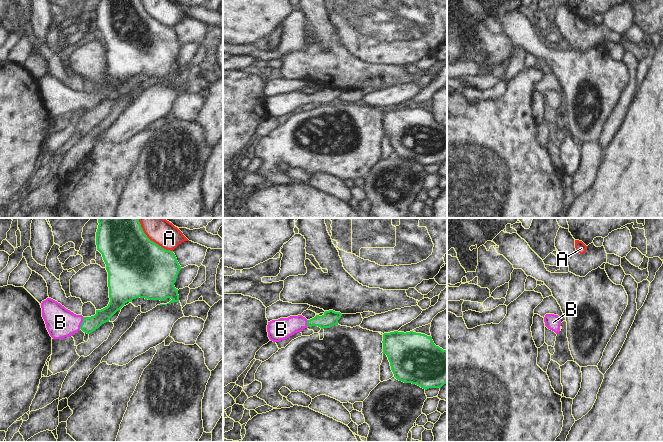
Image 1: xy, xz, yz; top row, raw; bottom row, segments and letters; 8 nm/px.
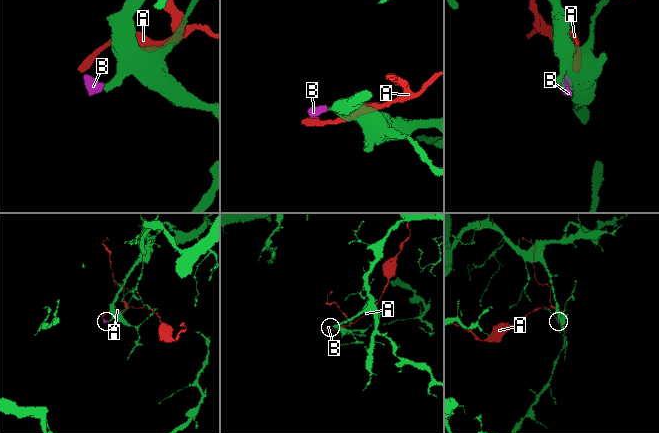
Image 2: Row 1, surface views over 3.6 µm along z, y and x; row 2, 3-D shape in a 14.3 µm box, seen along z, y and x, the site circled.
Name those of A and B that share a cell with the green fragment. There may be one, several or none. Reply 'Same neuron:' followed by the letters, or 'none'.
Same neuron: B

